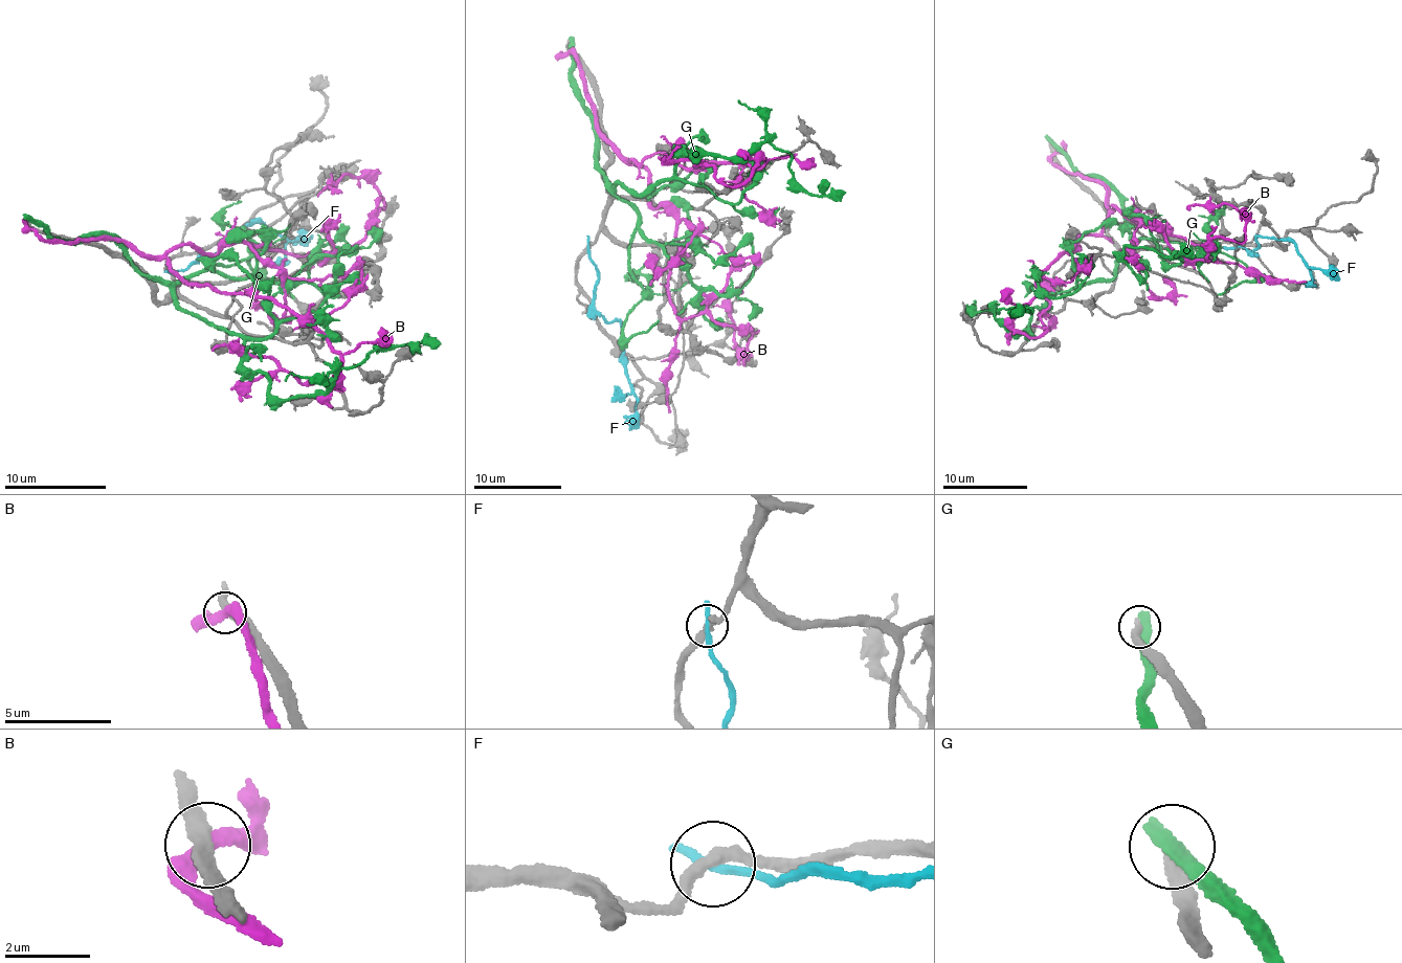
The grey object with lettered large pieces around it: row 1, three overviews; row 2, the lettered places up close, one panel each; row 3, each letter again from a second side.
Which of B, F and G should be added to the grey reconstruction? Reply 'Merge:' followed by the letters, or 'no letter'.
Merge: no letter

